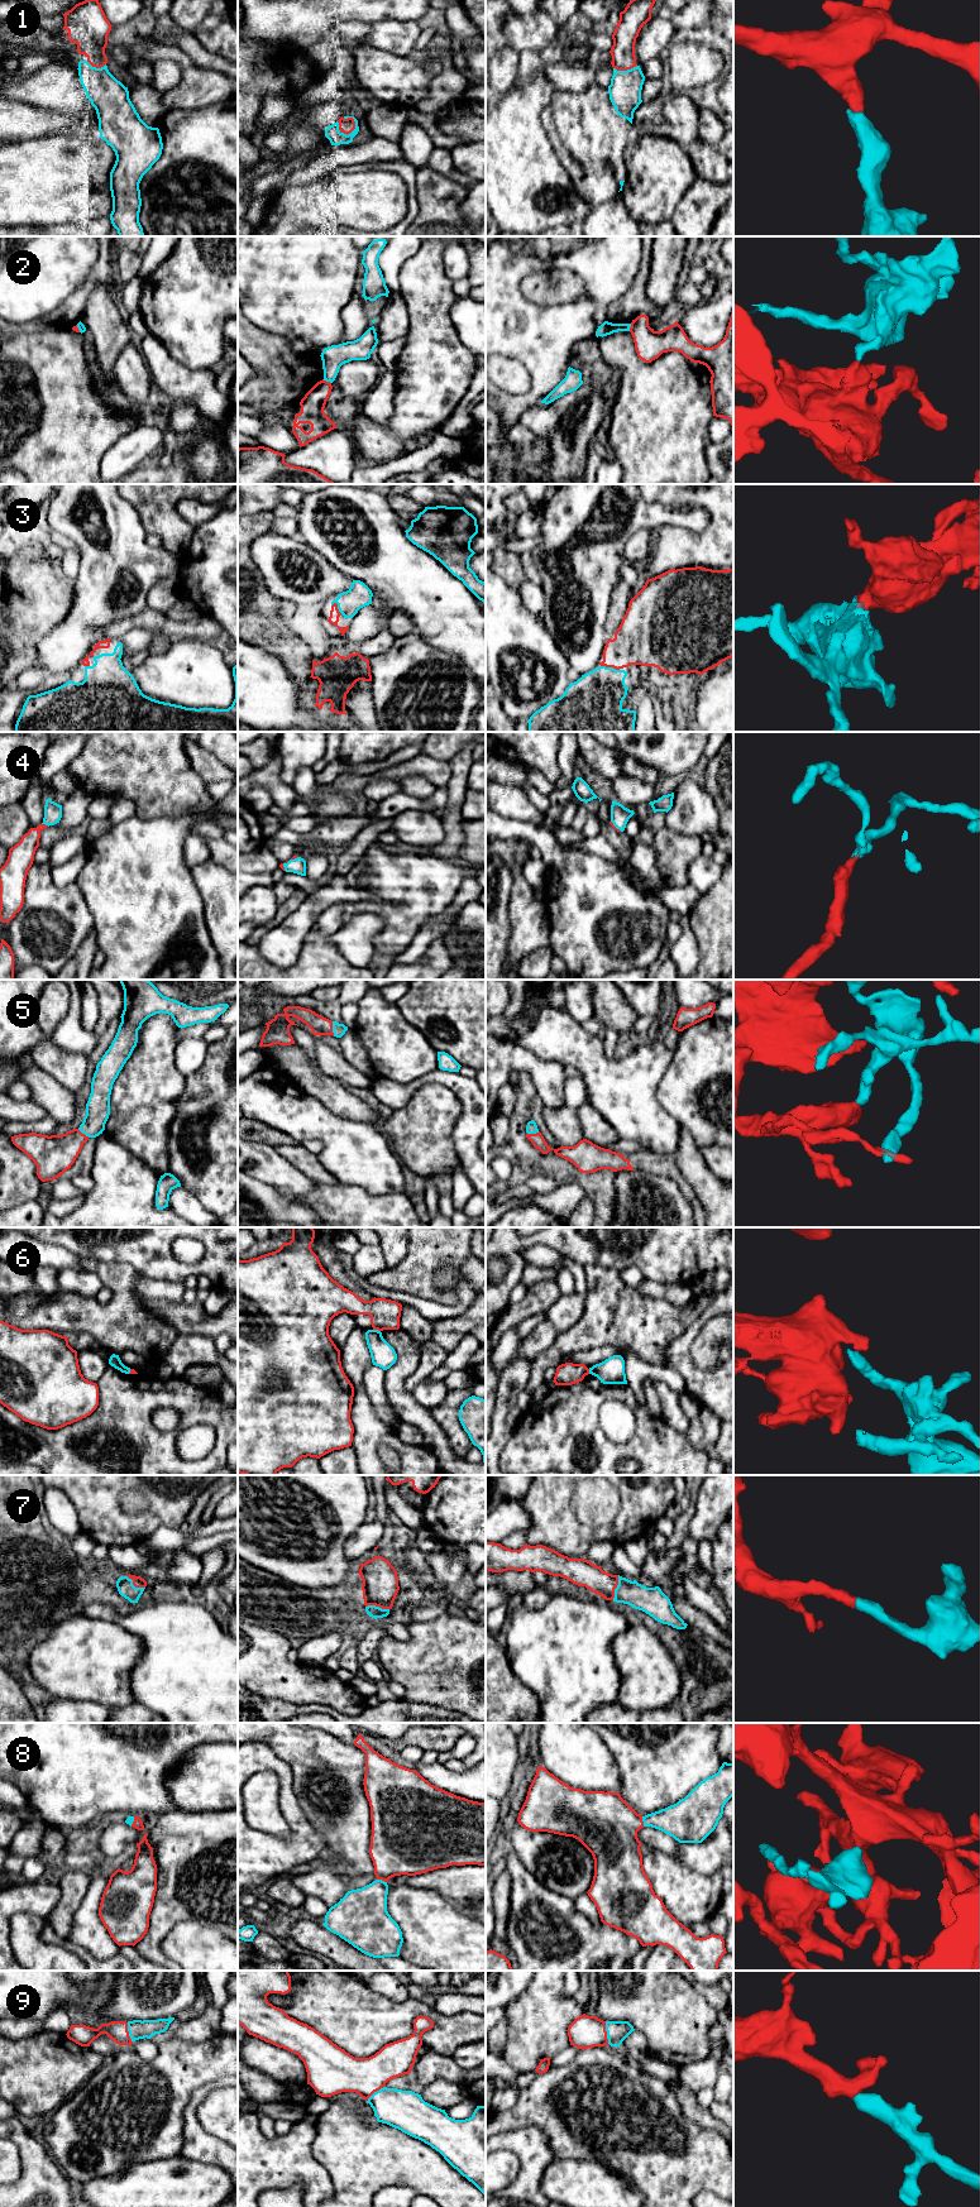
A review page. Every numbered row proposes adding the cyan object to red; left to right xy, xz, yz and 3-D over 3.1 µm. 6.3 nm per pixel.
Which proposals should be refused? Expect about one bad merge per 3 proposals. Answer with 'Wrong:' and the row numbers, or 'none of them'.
Wrong: 2, 6

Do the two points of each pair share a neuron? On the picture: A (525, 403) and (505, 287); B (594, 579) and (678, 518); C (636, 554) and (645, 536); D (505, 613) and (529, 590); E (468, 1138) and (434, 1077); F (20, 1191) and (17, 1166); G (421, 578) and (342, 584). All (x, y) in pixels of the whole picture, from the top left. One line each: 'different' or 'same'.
A: same
B: same
C: same
D: different
E: same
F: same
G: different

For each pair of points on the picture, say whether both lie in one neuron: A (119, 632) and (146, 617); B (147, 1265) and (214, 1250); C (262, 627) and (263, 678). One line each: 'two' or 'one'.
A: one
B: one
C: two

